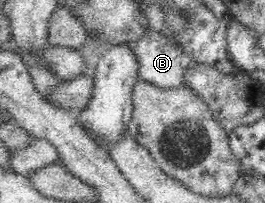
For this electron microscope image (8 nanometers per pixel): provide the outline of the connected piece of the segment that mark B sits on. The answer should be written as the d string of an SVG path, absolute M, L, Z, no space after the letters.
M149 28L136 42L124 43L138 59L139 78L164 90L185 86L186 70L198 64L182 47L154 29Z

